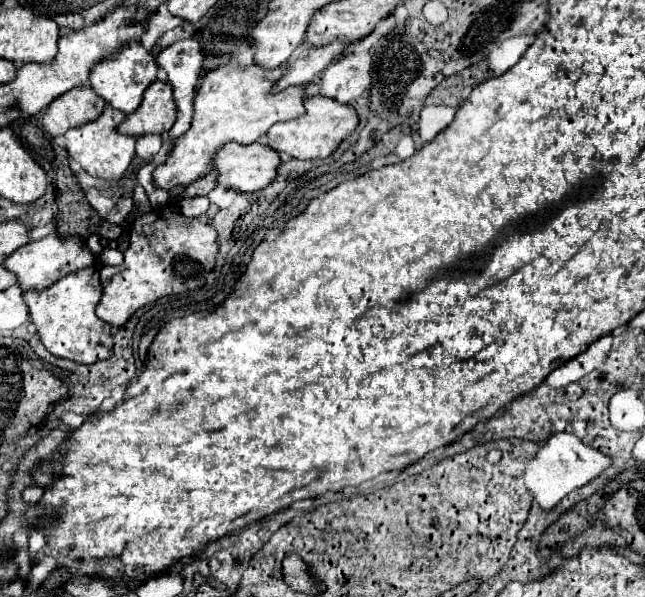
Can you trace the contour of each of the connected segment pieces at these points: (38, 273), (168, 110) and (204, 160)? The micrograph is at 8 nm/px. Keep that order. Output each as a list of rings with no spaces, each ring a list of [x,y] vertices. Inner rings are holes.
[[[53,233],[39,241],[31,241],[31,243],[19,247],[13,255],[9,255],[5,259],[5,267],[17,275],[17,279],[19,279],[17,283],[21,285],[23,291],[45,289],[45,287],[53,285],[57,279],[61,279],[63,275],[91,267],[93,263],[95,263],[95,255],[91,253],[91,249],[87,247],[87,243],[81,237],[75,235],[71,239],[65,239],[59,233]]]
[[[153,81],[153,85],[143,95],[141,107],[127,115],[127,119],[117,127],[119,133],[127,135],[147,135],[147,133],[167,133],[177,119],[177,105],[173,97],[173,85],[163,81]]]
[[[223,65],[213,71],[207,71],[203,77],[203,83],[195,95],[193,103],[193,121],[185,135],[181,135],[175,141],[175,147],[167,159],[165,165],[157,167],[153,173],[155,183],[161,189],[171,189],[175,185],[189,185],[191,181],[197,181],[205,173],[211,171],[211,161],[215,159],[215,153],[229,141],[249,145],[255,143],[259,137],[271,129],[275,123],[291,121],[295,117],[303,115],[303,101],[307,97],[305,87],[297,85],[283,89],[279,93],[271,93],[271,87],[275,81],[279,81],[279,75],[283,75],[287,67],[279,69],[259,69],[259,65]]]

